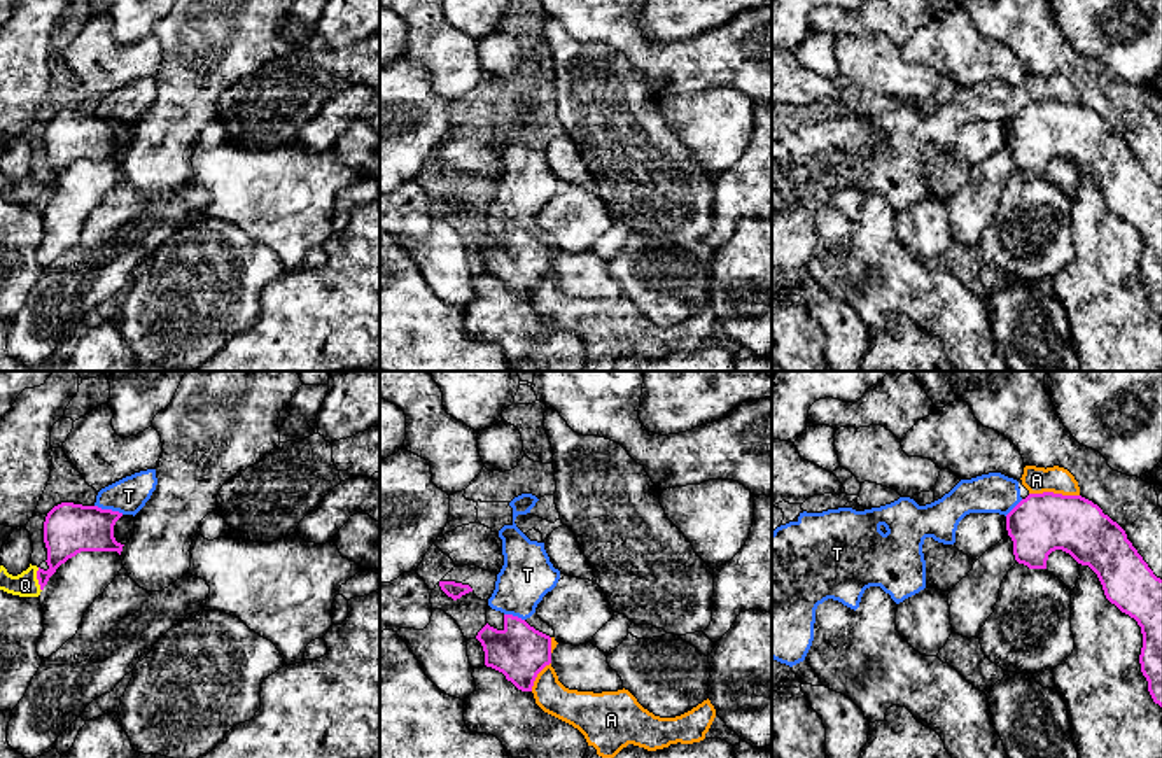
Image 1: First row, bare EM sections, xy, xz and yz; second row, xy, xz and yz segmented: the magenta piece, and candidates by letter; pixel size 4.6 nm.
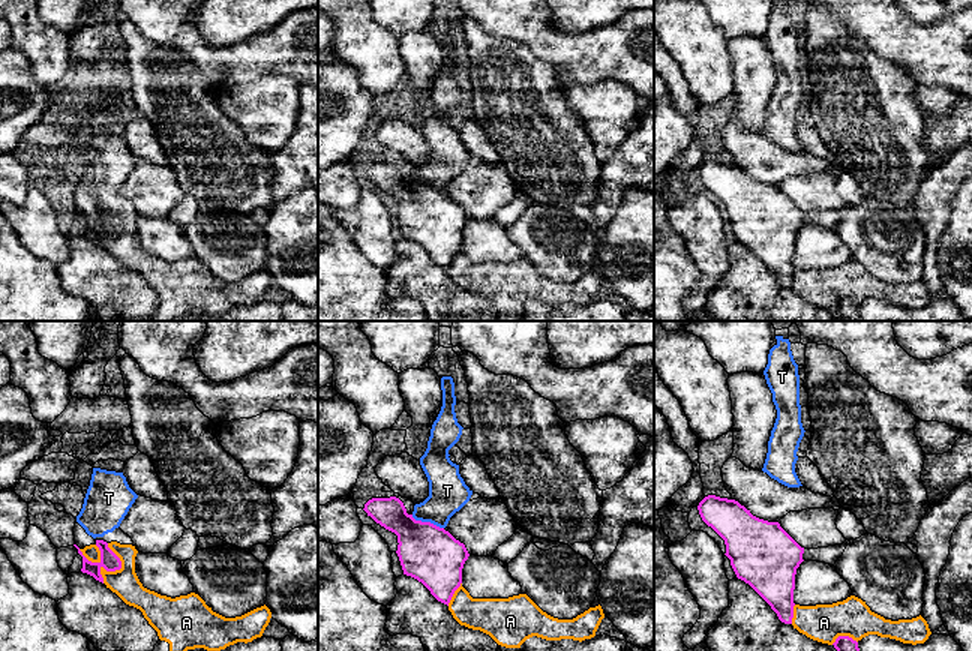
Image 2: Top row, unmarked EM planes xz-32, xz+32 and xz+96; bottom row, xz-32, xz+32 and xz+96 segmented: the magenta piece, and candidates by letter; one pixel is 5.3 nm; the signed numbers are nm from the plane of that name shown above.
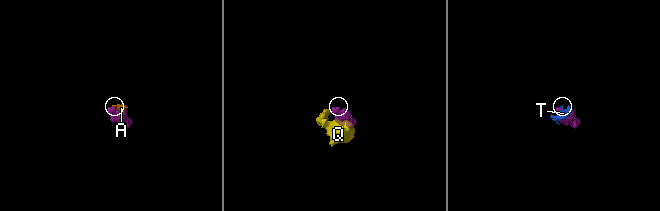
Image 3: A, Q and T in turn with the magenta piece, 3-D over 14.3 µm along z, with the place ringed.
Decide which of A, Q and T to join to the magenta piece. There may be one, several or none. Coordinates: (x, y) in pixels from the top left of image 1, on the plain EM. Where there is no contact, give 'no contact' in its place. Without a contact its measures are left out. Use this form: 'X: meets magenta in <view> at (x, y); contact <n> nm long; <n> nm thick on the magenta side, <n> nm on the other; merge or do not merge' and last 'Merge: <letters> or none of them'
A: meets magenta in yz at (1052, 100); contact 240 nm long; 280 nm thick on the magenta side, 120 nm on the other; do not merge
Q: meets magenta in xy at (37, 186); contact 110 nm long; 220 nm thick on the magenta side, 110 nm on the other; merge
T: meets magenta in xy at (109, 118); contact 140 nm long; 240 nm thick on the magenta side, 170 nm on the other; do not merge
Merge: Q

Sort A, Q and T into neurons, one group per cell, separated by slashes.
A T / Q

